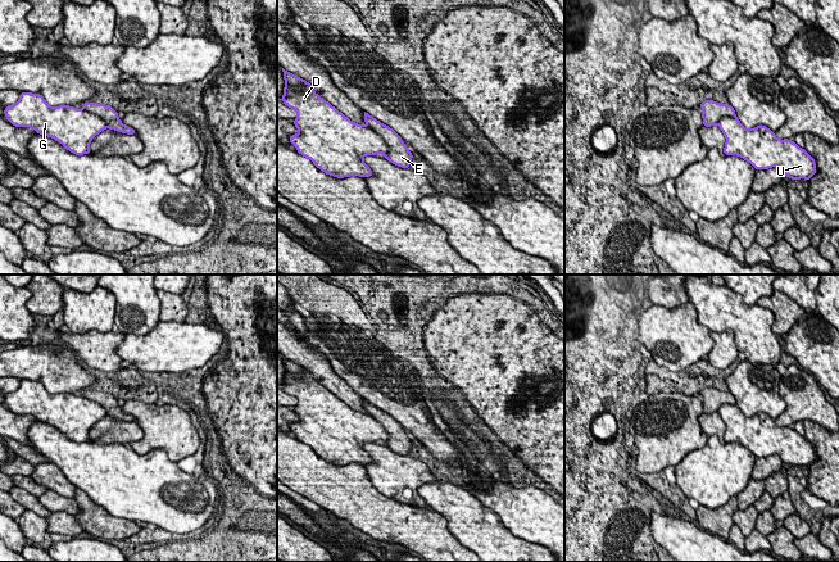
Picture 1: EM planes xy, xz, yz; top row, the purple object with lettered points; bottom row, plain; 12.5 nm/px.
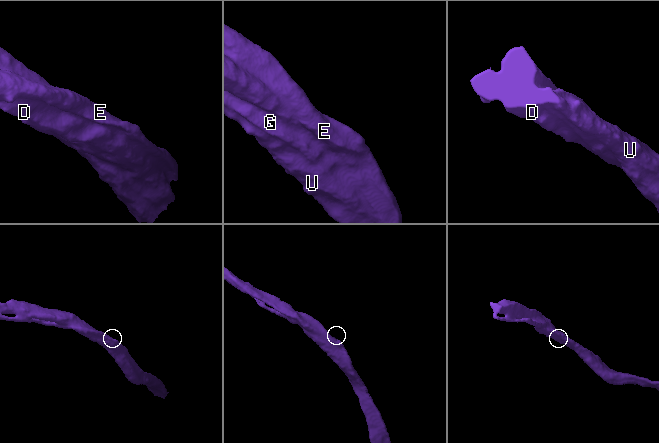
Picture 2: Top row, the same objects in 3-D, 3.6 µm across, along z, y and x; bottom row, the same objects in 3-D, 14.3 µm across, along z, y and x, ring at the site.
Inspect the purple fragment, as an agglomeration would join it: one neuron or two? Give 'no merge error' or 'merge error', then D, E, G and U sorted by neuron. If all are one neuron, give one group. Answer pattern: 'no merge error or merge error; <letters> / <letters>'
merge error; D G U / E

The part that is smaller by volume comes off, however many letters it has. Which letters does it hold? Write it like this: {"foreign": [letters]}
{"foreign": ["E"]}

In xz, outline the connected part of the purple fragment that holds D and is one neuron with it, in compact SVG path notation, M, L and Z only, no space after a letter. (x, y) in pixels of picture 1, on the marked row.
M285 71L282 103L298 112L294 121L299 130L290 142L317 168L337 178L369 177L373 172L363 162L366 155L389 153L384 139L372 128L352 122L317 95L310 83Z

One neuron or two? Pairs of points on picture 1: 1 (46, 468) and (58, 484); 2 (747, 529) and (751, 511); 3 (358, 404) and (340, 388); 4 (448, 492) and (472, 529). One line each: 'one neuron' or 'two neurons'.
1: one neuron
2: one neuron
3: one neuron
4: one neuron

